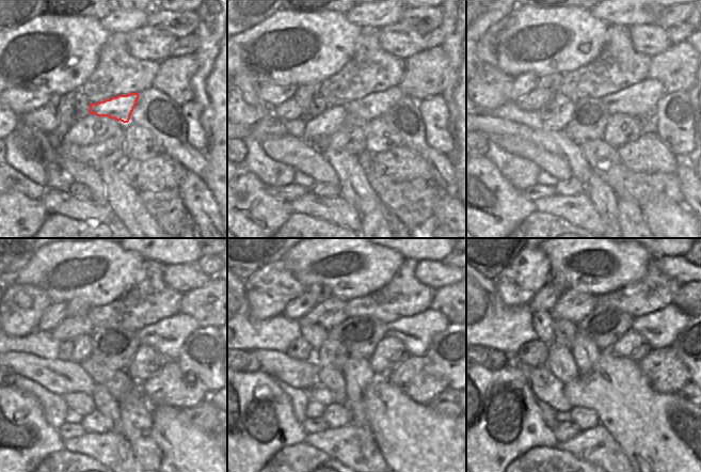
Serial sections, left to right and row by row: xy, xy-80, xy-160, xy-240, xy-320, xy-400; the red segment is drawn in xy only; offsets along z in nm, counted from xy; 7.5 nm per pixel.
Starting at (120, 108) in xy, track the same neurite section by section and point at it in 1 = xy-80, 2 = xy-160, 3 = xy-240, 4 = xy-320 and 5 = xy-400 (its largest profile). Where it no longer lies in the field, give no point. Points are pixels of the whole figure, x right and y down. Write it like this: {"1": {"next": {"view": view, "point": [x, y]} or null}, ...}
{"1": {"next": {"view": "xy-80", "point": [375, 105]}}, "2": {"next": {"view": "xy-160", "point": [639, 99]}}, "3": {"next": {"view": "xy-240", "point": [168, 335]}}, "4": {"next": {"view": "xy-320", "point": [415, 332]}}, "5": {"next": {"view": "xy-400", "point": [660, 328]}}}

